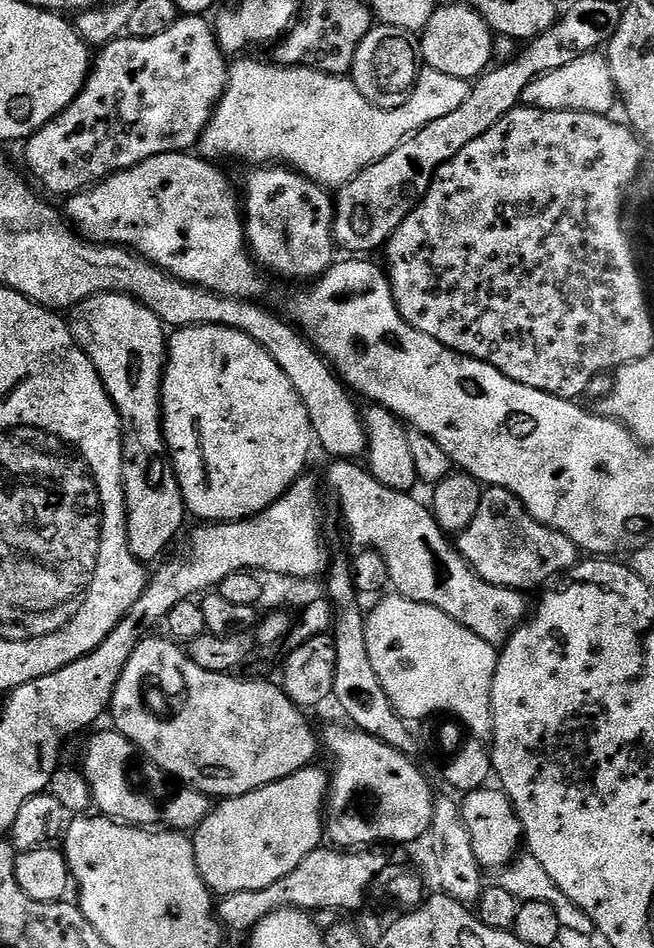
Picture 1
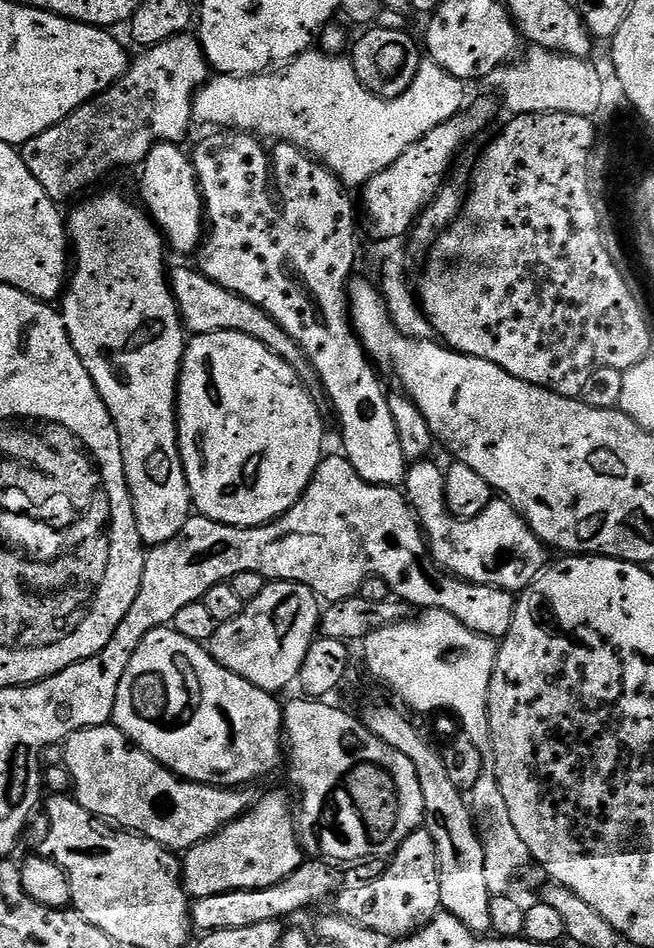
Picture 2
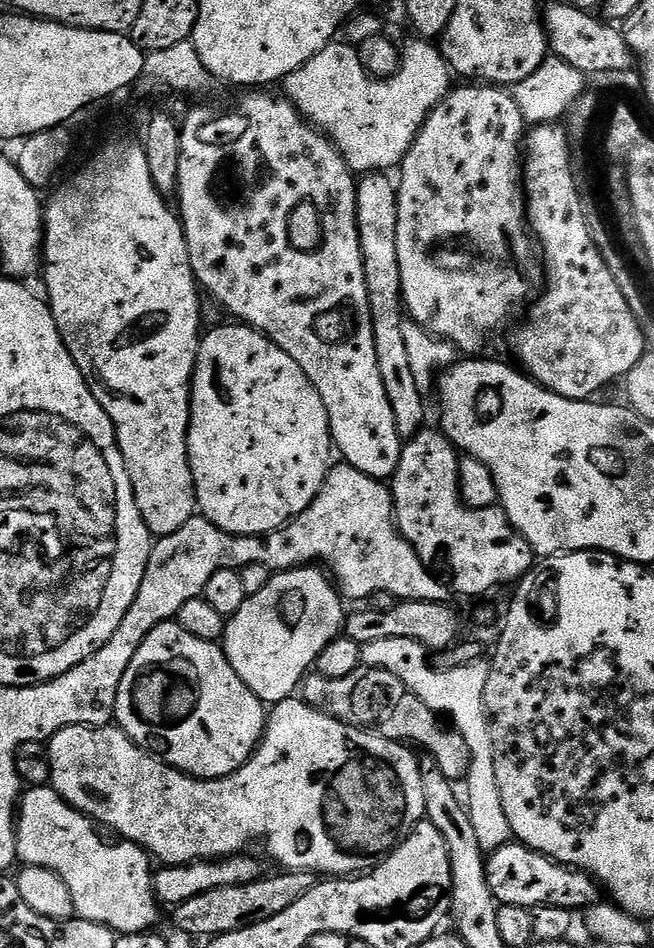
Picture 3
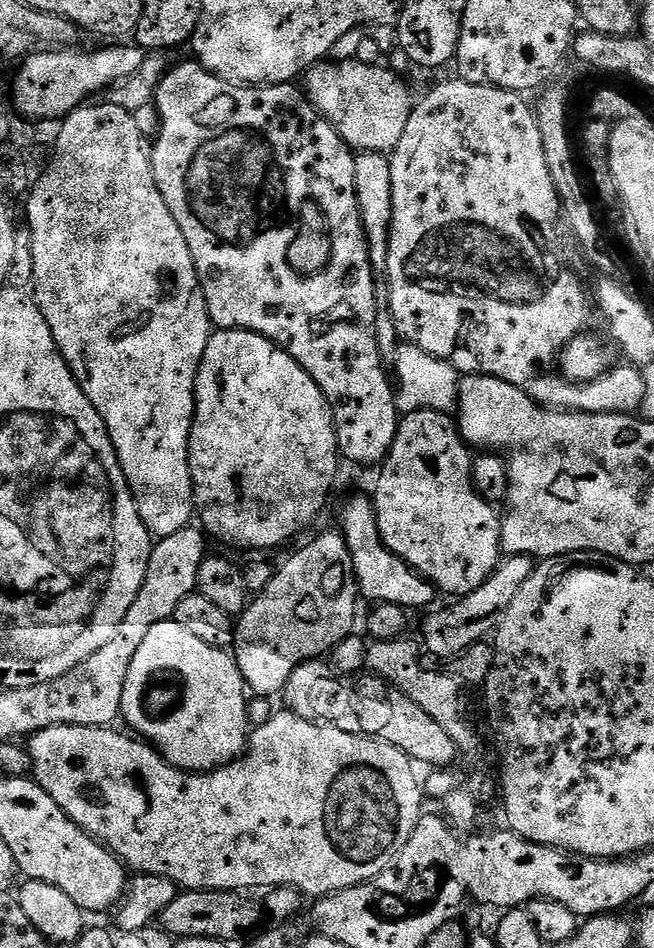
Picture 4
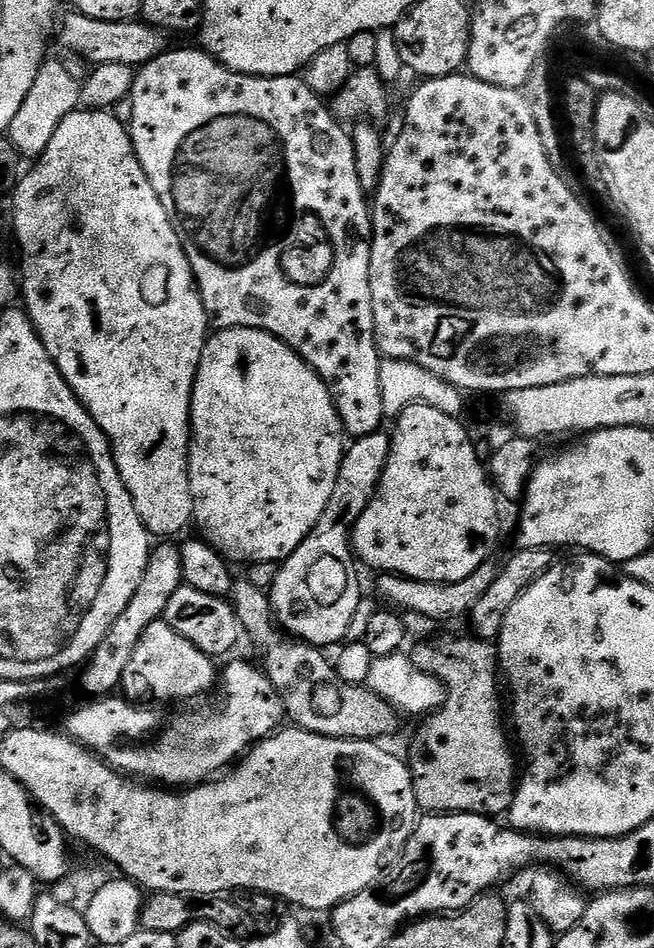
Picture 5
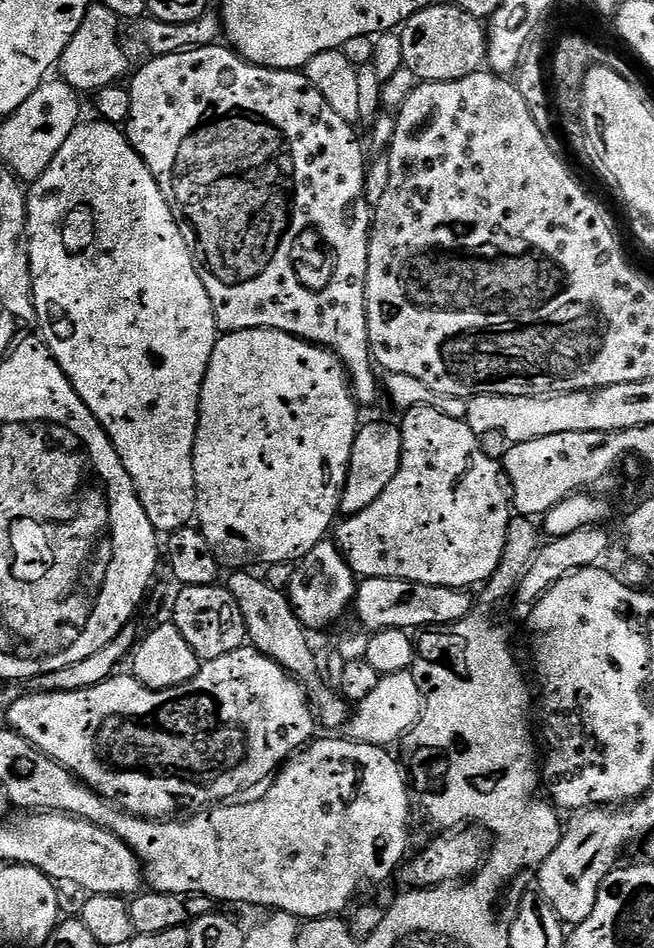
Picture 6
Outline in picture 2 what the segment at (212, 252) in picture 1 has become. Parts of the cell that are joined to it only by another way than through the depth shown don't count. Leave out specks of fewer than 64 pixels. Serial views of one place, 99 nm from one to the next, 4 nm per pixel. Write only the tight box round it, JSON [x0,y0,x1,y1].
[140,144,206,253]

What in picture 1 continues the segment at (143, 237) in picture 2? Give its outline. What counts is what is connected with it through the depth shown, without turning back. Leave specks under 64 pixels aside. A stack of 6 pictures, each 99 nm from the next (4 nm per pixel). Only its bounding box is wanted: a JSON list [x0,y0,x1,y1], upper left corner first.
[70,292,186,562]

